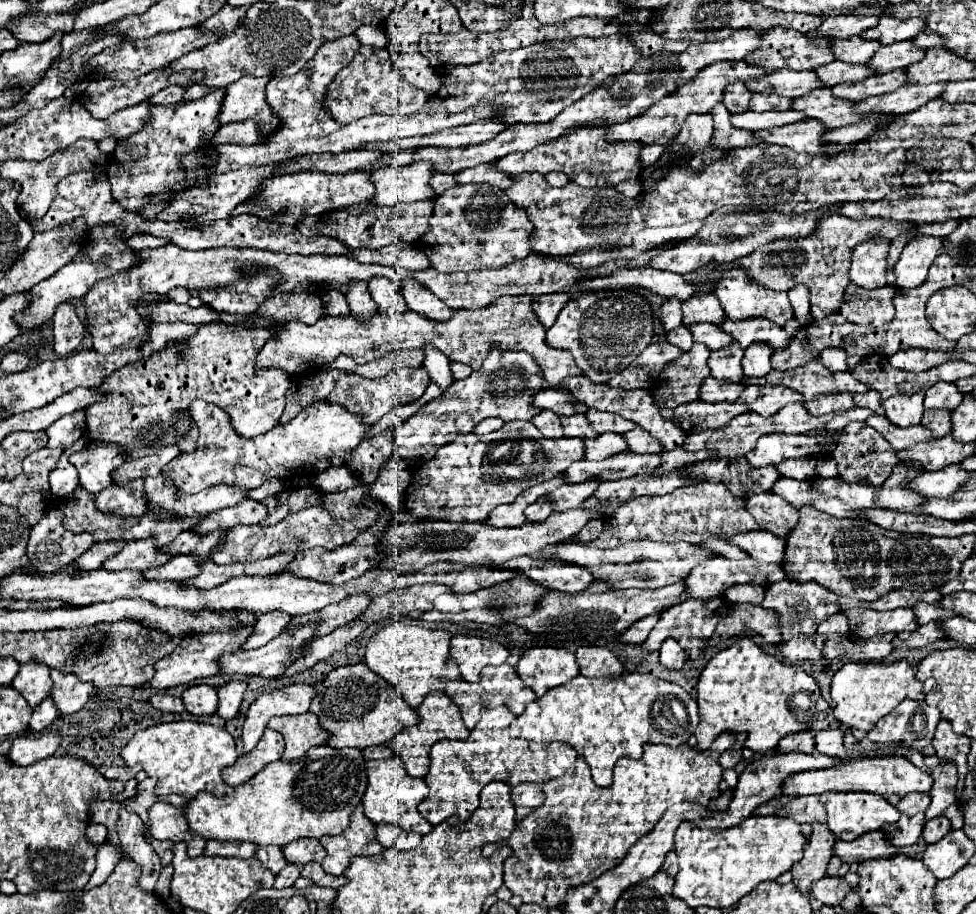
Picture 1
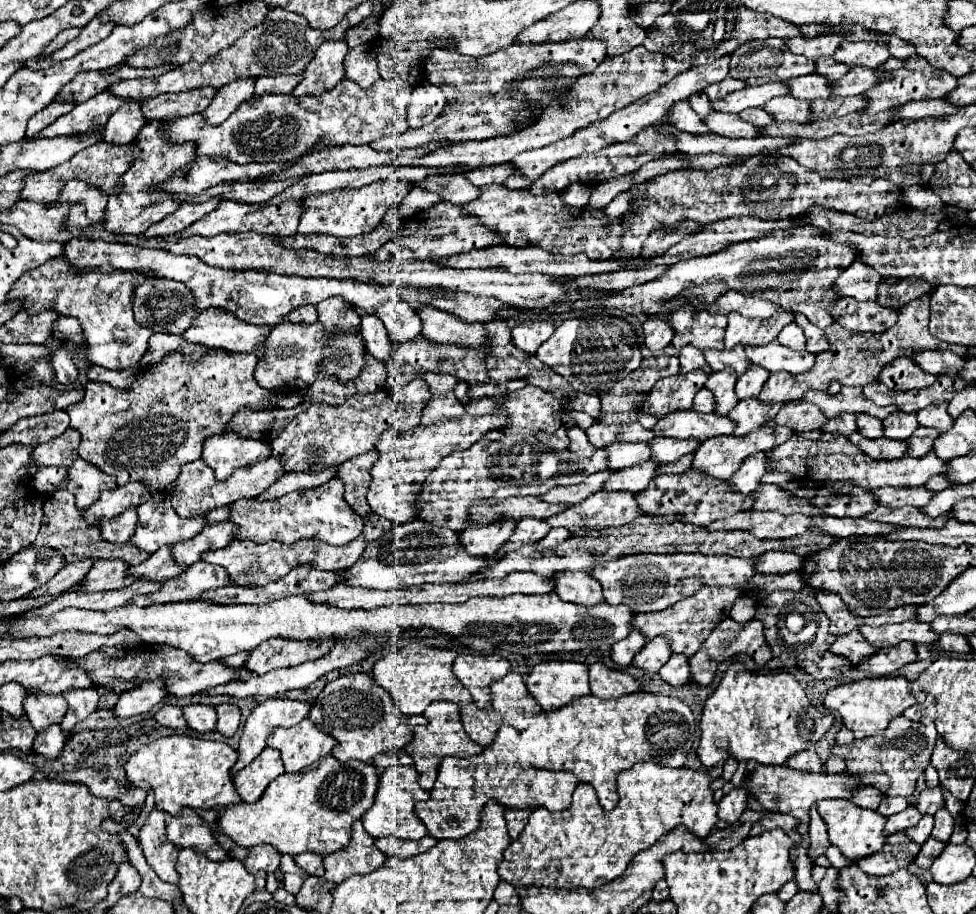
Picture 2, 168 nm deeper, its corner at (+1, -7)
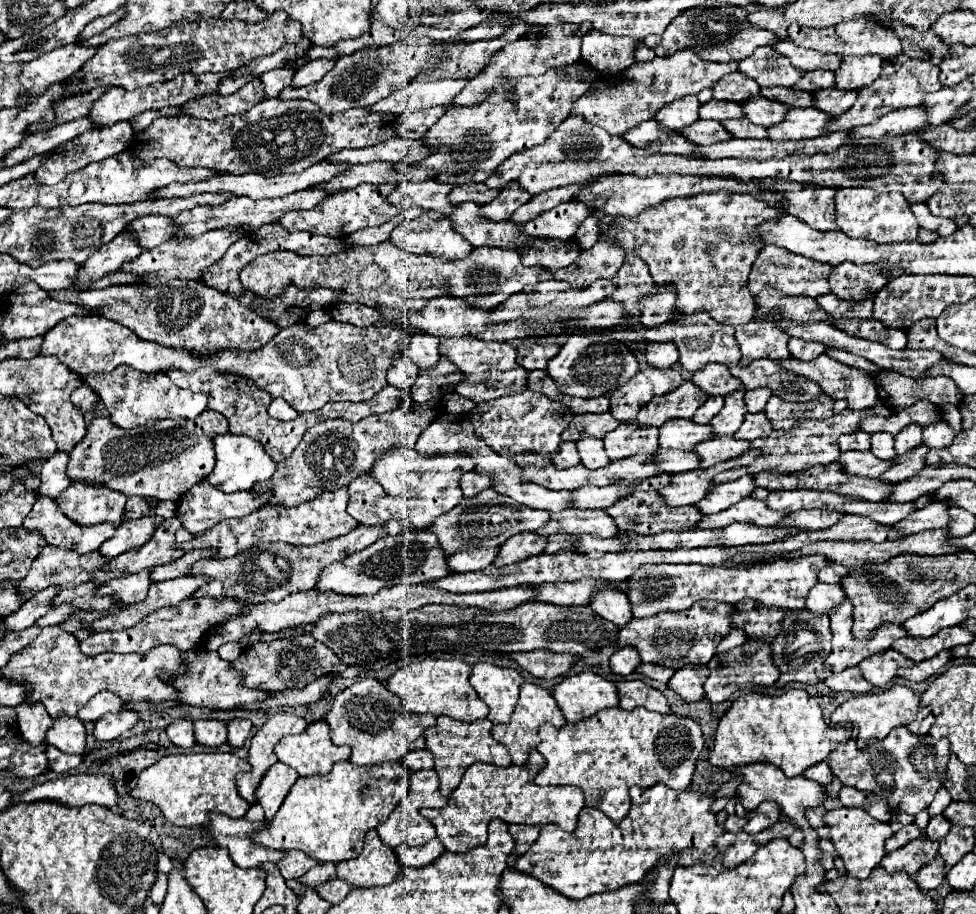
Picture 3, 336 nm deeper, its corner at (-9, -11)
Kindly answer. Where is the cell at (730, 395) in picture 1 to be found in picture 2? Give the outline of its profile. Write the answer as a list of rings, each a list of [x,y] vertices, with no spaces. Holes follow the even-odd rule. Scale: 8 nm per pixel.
[[[701,388],[701,392],[697,392],[697,396],[695,396],[693,410],[697,410],[697,412],[713,412],[713,408],[715,408],[713,392],[709,392],[707,388]]]

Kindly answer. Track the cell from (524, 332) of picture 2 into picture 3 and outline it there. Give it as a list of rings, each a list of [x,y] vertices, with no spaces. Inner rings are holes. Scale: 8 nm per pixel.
[[[525,344],[517,350],[517,362],[521,368],[525,368],[527,372],[531,370],[547,370],[547,362],[559,354],[559,346],[557,344]]]

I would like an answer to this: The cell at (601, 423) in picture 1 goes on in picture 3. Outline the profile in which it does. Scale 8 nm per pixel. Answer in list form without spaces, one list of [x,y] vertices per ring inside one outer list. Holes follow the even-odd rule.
[[[633,422],[619,424],[613,432],[605,436],[605,452],[609,460],[629,458],[641,450],[655,452],[657,444],[657,428],[641,428]]]

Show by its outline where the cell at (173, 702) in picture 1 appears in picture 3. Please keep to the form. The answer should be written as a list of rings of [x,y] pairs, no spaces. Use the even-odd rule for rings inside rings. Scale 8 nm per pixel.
[[[175,720],[171,726],[165,728],[165,732],[167,732],[169,740],[179,748],[191,748],[195,744],[191,720]]]

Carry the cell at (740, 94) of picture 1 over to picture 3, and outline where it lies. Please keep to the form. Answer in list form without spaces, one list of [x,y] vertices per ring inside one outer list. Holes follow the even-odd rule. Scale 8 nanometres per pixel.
[[[741,72],[727,74],[727,76],[723,76],[723,80],[719,80],[713,86],[713,98],[715,100],[743,102],[755,94],[759,94],[759,84],[755,84],[755,80],[751,80],[749,76],[743,76]]]

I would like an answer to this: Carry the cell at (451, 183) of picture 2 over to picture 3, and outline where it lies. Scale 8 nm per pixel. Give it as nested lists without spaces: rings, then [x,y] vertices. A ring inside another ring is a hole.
[[[403,180],[397,184],[391,196],[387,196],[387,202],[399,204],[401,210],[407,210],[411,206],[423,208],[423,210],[433,210],[433,212],[453,212],[453,206],[449,204],[447,194],[451,192],[451,184],[439,184],[435,180],[425,180],[425,182],[411,182]]]

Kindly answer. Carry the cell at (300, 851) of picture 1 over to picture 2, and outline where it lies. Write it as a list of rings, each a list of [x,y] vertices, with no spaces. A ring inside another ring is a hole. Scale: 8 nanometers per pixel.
[[[303,852],[303,854],[297,854],[293,856],[295,862],[311,876],[323,876],[325,868],[323,868],[323,856],[321,854],[311,854],[311,852]]]

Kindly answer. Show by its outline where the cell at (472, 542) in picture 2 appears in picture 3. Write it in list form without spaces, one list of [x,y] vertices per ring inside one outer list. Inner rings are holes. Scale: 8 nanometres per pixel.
[[[469,548],[469,550],[461,550],[455,552],[453,556],[447,556],[447,566],[451,568],[453,574],[457,572],[477,572],[487,568],[495,556],[497,556],[499,548]]]

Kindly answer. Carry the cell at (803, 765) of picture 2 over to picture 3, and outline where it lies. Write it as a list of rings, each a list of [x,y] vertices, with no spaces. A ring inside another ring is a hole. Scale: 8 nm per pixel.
[[[823,762],[823,764],[815,764],[815,766],[807,768],[807,772],[805,772],[803,776],[805,776],[805,778],[809,778],[809,780],[815,780],[815,782],[817,782],[817,784],[821,784],[821,786],[831,784],[831,780],[833,780],[833,774],[831,774],[831,770],[829,770],[827,762]]]

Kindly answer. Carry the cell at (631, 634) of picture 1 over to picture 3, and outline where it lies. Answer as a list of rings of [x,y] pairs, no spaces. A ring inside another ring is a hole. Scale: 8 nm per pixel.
[[[621,648],[621,650],[615,650],[611,660],[609,660],[609,666],[611,666],[611,672],[613,674],[619,674],[619,676],[627,676],[631,674],[637,666],[639,666],[639,654],[635,648]]]

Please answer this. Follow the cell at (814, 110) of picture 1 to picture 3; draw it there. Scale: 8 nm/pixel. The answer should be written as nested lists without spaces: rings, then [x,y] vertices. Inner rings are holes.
[[[759,94],[751,96],[751,100],[743,102],[743,116],[747,120],[751,120],[753,124],[761,124],[765,128],[769,128],[773,124],[779,124],[785,118],[787,110],[789,110],[787,104],[767,100],[767,98],[759,96]]]

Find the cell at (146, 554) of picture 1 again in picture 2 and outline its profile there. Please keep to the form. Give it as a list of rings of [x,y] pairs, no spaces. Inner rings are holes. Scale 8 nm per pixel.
[[[97,560],[83,582],[83,592],[115,590],[131,586],[137,576],[129,576],[129,566],[121,560]]]

